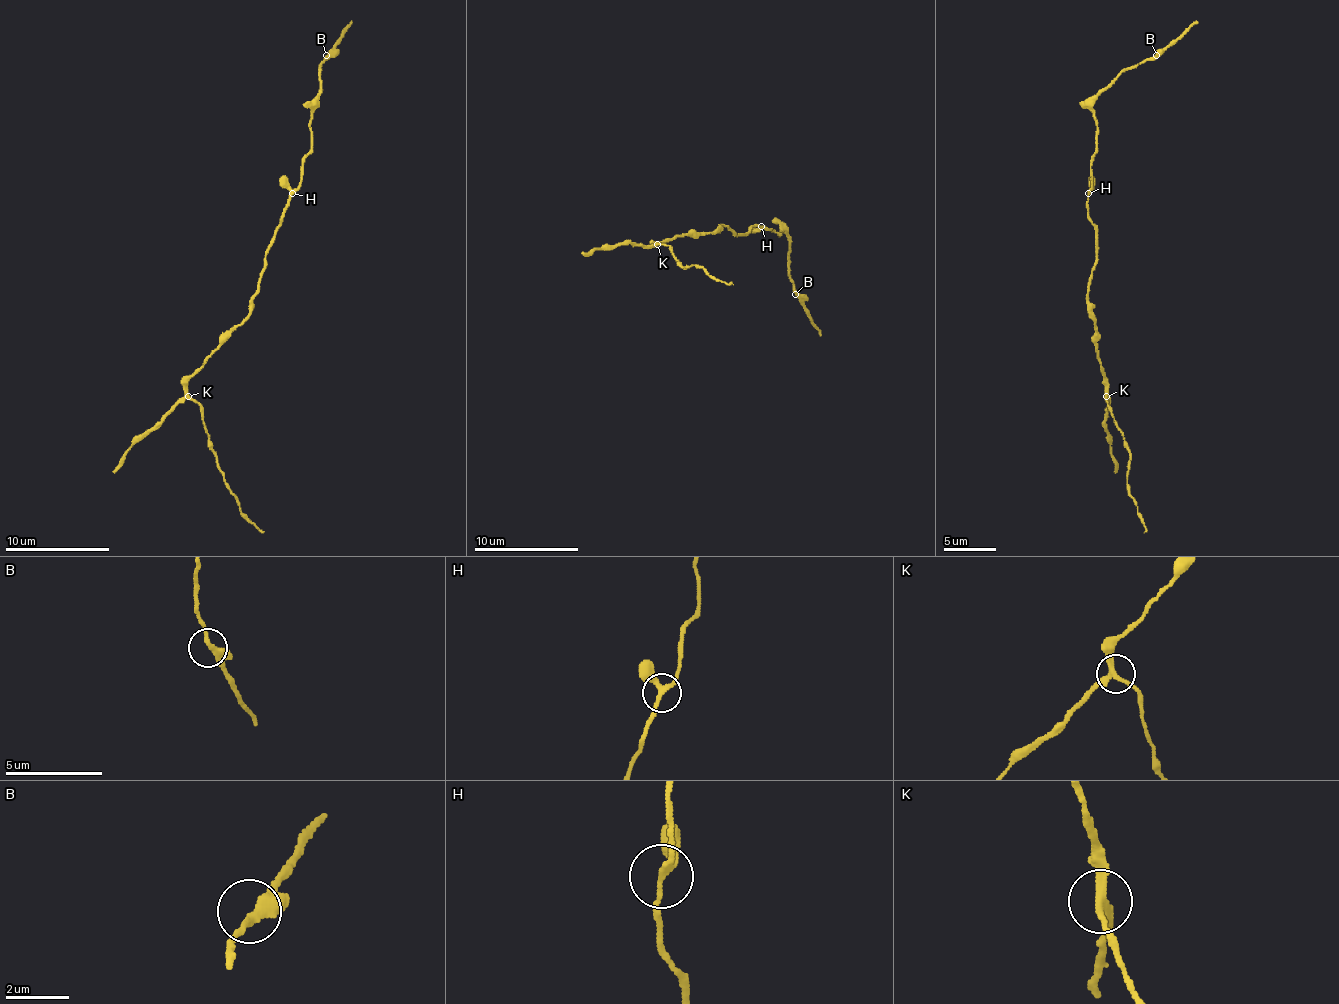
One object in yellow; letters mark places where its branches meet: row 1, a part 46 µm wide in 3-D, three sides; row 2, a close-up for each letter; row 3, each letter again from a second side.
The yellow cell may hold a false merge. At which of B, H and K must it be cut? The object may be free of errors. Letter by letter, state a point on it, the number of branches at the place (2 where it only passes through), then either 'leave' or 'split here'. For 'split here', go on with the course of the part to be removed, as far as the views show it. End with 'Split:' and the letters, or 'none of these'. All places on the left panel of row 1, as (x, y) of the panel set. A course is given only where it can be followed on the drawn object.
B: place (326, 55); branches 3; leave
H: place (292, 193); branches 3; leave
K: place (188, 396); branches 3; split here; course (188, 396), (201, 407), (203, 425), (216, 454), (224, 485), (242, 514), (263, 532)
Split: K

